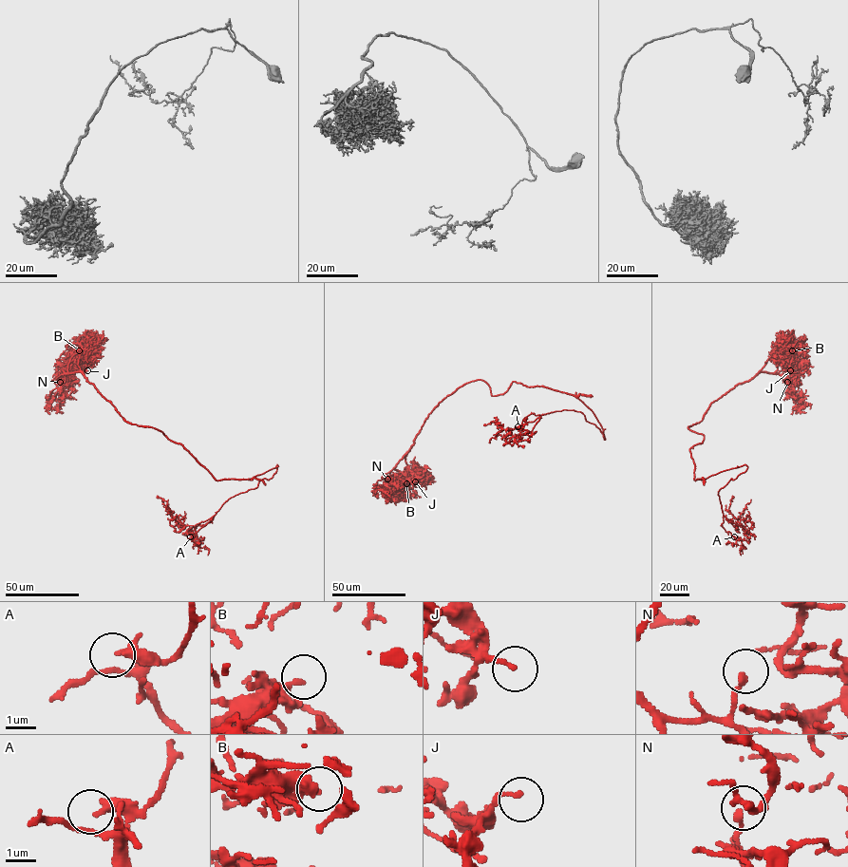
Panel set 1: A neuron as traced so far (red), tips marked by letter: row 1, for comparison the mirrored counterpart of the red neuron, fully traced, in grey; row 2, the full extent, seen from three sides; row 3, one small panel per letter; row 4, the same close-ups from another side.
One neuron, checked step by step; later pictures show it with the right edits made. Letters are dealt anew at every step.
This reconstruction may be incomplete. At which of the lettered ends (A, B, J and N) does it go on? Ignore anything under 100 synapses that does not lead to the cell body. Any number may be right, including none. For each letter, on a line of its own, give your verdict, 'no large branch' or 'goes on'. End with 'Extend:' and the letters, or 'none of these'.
A: no large branch
B: goes on
J: no large branch
N: no large branch
Extend: B

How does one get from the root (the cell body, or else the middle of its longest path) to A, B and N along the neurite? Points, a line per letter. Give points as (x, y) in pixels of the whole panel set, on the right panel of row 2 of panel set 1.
A: (693, 461), (695, 480), (744, 464), (747, 466), (718, 491), (723, 514), (722, 525), (734, 537)
B: (693, 461), (689, 449), (704, 435), (687, 426), (739, 384), (761, 372), (774, 372), (779, 359), (792, 350)
N: (693, 461), (689, 449), (704, 435), (687, 426), (702, 420), (712, 403), (761, 372), (780, 374), (787, 382)

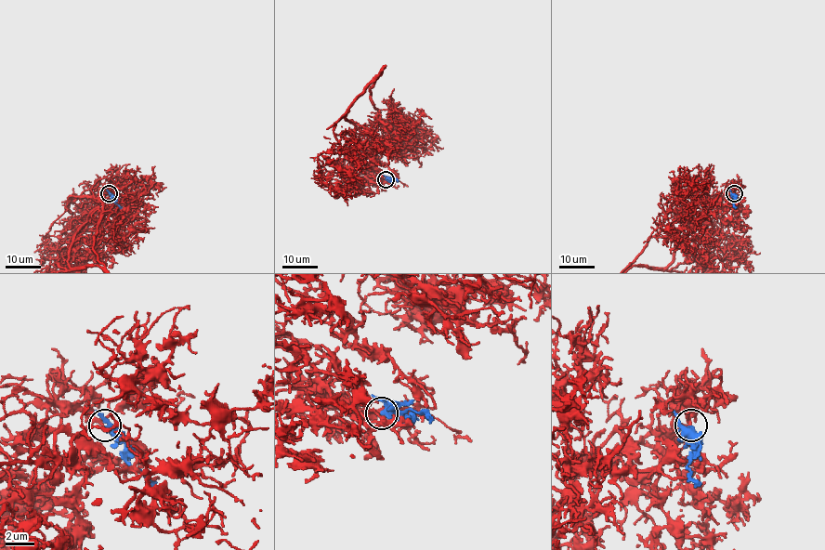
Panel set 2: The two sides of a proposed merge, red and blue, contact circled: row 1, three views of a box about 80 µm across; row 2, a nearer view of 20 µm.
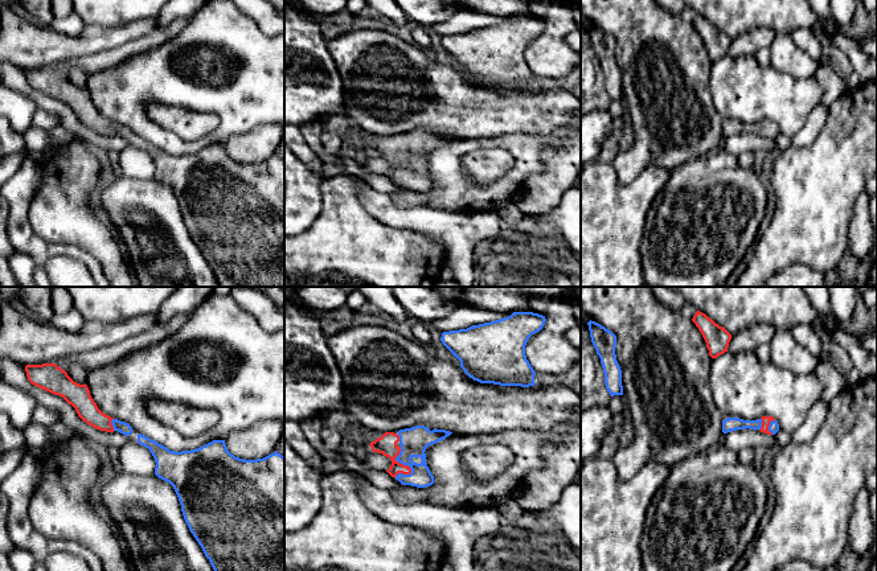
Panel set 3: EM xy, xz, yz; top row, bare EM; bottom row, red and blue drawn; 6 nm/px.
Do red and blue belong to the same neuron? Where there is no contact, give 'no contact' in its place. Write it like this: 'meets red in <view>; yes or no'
meets red in xz; yes

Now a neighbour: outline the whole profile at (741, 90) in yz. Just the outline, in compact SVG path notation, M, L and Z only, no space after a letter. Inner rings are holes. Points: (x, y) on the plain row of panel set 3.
M725 56L712 62L709 91L722 119L743 124L773 120L788 137L803 127L823 96L815 75L798 79L773 66L761 67L754 56Z

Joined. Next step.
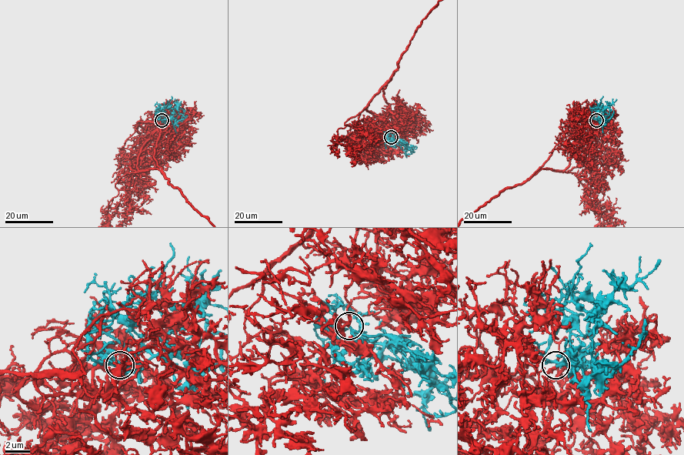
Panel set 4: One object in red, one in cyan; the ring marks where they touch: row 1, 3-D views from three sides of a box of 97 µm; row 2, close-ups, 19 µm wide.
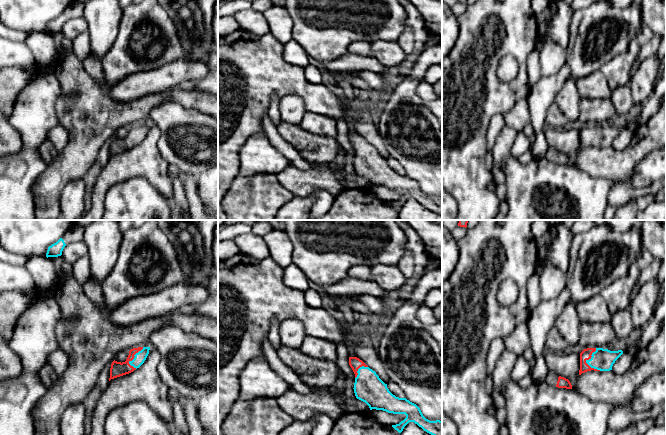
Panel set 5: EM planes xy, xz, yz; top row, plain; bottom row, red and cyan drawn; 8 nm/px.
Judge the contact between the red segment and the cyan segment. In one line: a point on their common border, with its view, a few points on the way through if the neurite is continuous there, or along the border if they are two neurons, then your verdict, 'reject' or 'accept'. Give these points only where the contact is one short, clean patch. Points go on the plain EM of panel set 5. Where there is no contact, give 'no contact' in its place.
meets red in yz at (585, 138); runs through yz (586, 130), (585, 138), (590, 135), (602, 135); accept

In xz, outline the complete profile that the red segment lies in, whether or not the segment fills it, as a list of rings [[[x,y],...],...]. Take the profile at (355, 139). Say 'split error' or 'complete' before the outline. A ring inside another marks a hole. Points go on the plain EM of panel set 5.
split error | [[[349,133],[349,141],[355,150],[354,169],[370,186],[383,186],[393,190],[405,190],[406,194],[392,203],[401,209],[409,198],[414,198],[427,209],[442,215],[442,197],[426,195],[420,184],[407,176],[393,171],[375,147],[357,133]]]

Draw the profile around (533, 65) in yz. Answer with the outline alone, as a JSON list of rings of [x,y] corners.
[[[534,49],[527,58],[528,83],[530,87],[535,86],[541,79],[539,53]]]

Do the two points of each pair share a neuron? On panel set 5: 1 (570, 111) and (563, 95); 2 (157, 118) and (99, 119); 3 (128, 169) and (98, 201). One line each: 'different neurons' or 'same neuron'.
1: same neuron
2: different neurons
3: same neuron

